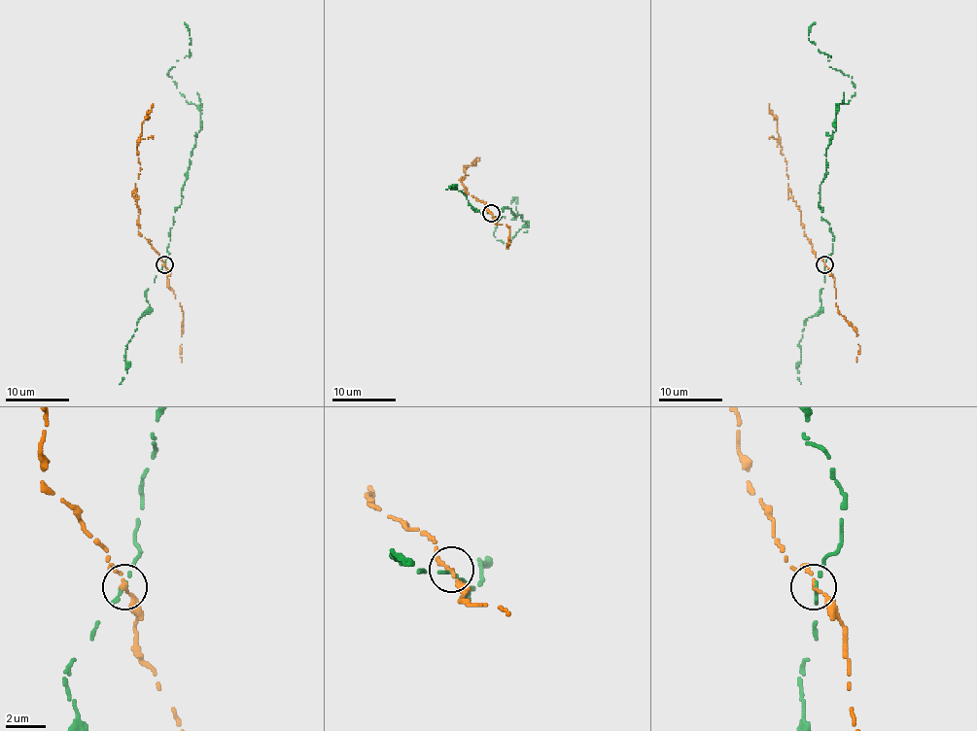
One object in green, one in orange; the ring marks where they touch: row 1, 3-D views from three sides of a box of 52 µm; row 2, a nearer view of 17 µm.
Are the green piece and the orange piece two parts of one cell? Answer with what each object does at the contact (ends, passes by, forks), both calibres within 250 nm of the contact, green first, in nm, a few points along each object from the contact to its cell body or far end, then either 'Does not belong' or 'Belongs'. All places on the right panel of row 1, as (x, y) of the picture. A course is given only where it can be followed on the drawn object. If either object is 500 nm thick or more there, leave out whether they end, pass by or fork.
At the ring green ends. At the ring orange passes by. Thickness 220 nm (green) against 170 nm. Course of green: (824, 264), (834, 236), (819, 202), (826, 148), (836, 110), (854, 94), (854, 85), (809, 40), (815, 22). Course of orange: (824, 264), (815, 257), (804, 231), (801, 210), (791, 194), (786, 162), (780, 152), (777, 122), (769, 103). Does not belong

